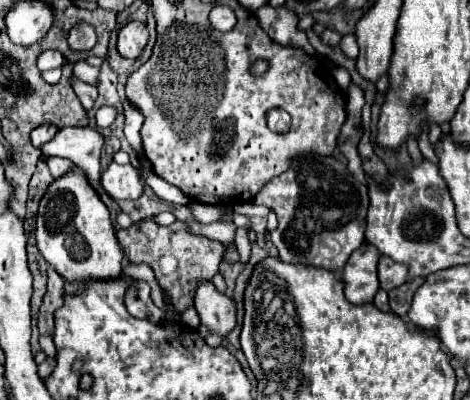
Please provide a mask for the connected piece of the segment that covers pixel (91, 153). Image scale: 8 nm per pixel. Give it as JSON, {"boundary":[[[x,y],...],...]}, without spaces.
{"boundary":[[[91,126],[85,128],[65,128],[55,134],[51,142],[47,142],[41,152],[47,156],[59,156],[59,158],[69,158],[71,162],[81,168],[89,180],[89,184],[97,190],[99,198],[103,204],[111,210],[113,222],[117,224],[117,214],[121,212],[119,204],[109,198],[109,194],[101,186],[101,172],[99,172],[99,154],[105,144],[105,136],[101,136],[97,130]]]}

